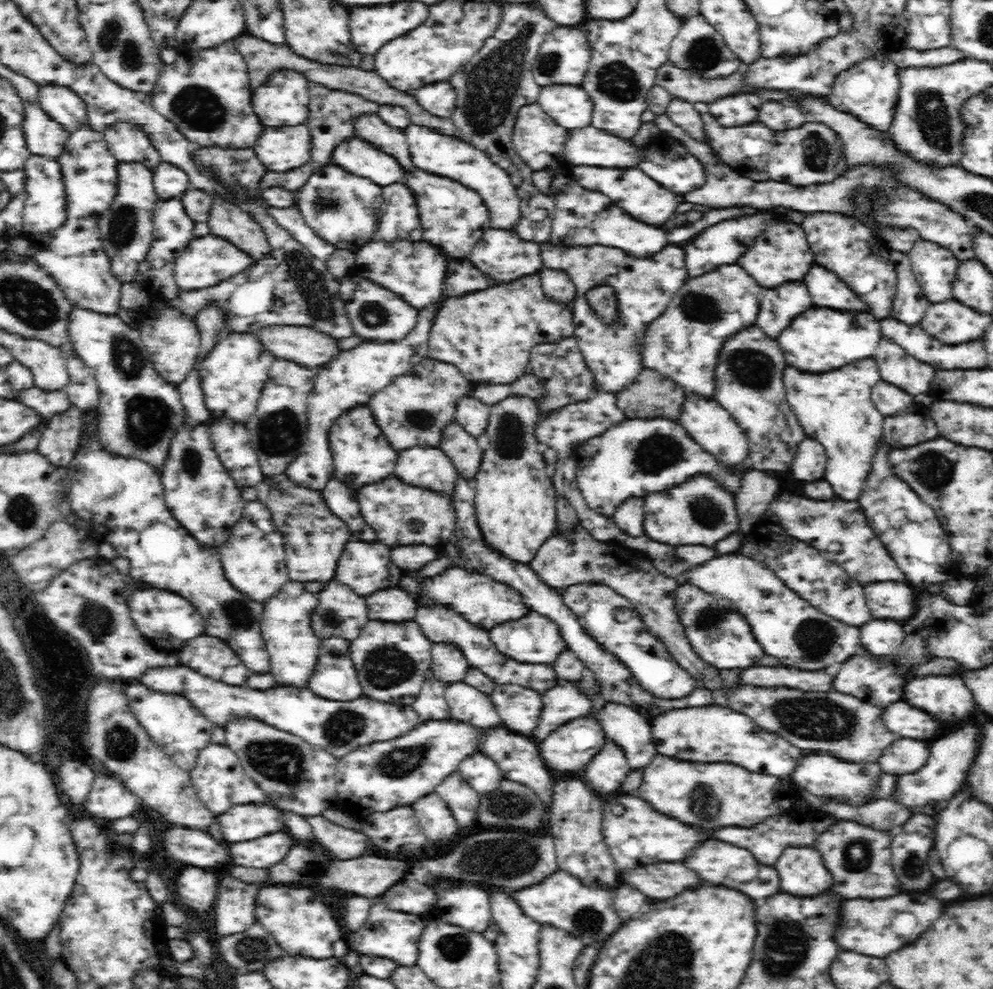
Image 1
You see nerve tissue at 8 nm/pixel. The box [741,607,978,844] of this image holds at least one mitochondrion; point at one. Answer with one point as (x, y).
(811, 718)

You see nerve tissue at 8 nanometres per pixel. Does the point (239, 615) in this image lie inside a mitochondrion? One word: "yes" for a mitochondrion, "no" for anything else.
yes

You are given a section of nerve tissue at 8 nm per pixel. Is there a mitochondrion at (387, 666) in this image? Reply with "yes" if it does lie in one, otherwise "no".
yes

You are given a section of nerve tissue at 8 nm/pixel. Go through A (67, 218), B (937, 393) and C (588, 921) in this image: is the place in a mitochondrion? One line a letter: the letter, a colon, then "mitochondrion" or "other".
A: other
B: other
C: mitochondrion

